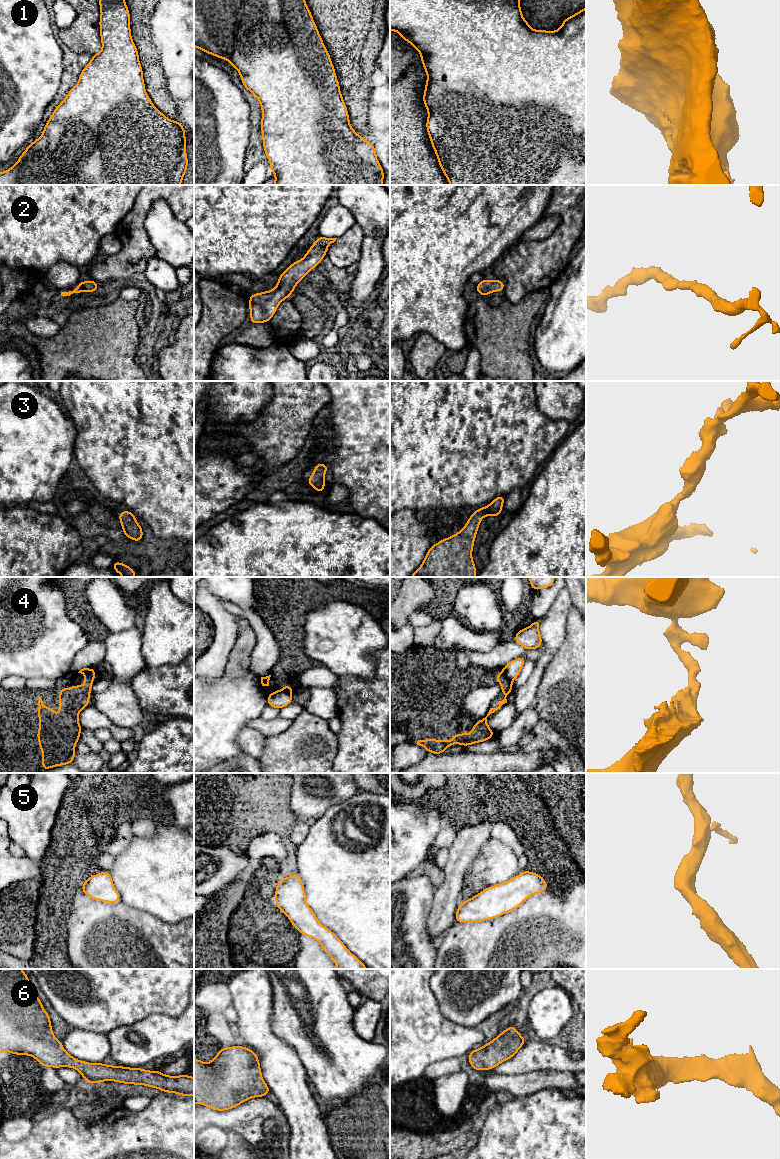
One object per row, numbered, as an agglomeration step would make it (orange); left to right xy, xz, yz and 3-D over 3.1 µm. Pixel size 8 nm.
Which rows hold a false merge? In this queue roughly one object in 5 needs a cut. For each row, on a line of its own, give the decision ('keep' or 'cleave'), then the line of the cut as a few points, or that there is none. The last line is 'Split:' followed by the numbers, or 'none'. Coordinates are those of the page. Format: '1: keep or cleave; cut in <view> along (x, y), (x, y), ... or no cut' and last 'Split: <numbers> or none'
1: keep; no cut
2: keep; no cut
3: keep; no cut
4: cleave; cut in yz along (500, 672), (511, 682)
5: keep; no cut
6: keep; no cut
Split: 4

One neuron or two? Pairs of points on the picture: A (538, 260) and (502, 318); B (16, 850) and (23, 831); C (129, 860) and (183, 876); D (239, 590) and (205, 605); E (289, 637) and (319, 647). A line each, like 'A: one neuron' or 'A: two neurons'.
A: two neurons
B: two neurons
C: one neuron
D: two neurons
E: two neurons

